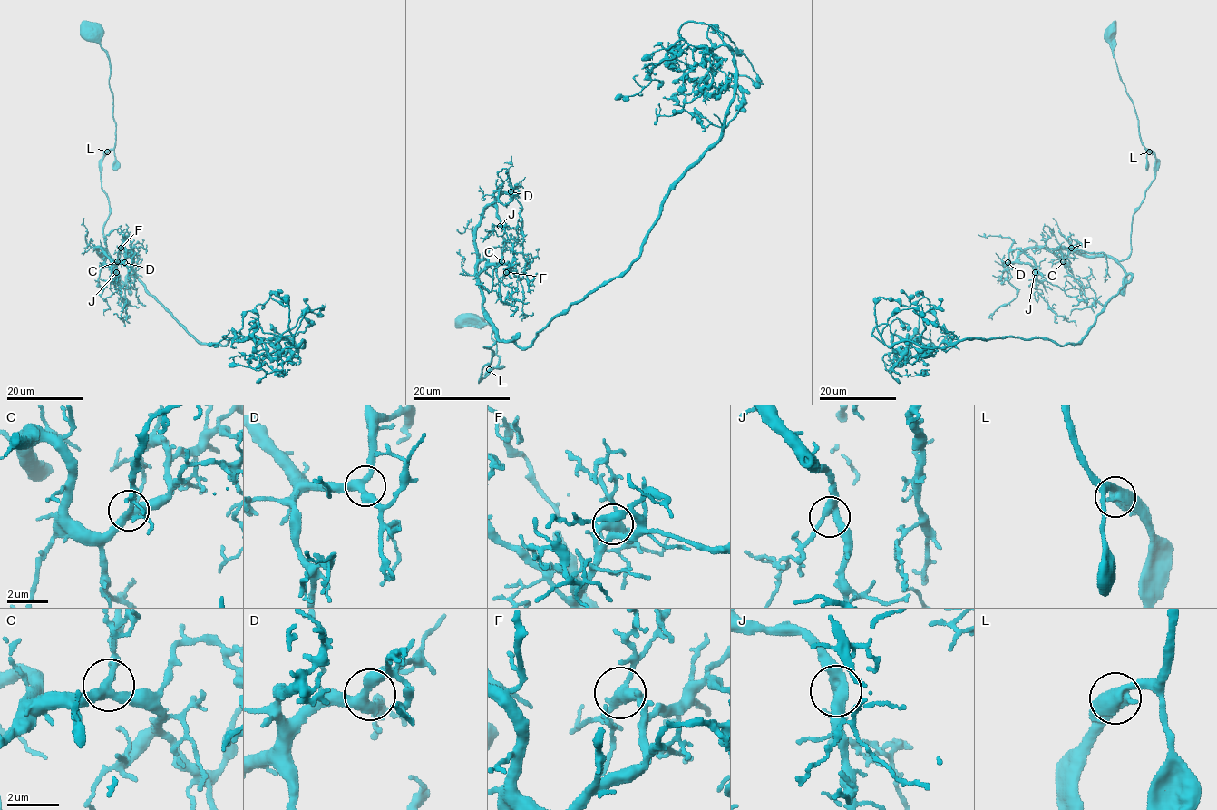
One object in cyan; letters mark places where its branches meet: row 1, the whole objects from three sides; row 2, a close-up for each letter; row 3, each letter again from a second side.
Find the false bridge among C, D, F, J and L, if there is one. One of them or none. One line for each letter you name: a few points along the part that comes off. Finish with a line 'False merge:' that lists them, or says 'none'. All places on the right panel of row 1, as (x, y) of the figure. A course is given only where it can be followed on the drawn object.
False merge: none

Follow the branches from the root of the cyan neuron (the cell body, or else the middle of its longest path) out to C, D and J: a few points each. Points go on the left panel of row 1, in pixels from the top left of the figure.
C: (93, 32), (110, 65), (116, 127), (101, 172), (113, 259), (98, 250), (109, 266), (117, 261)
D: (93, 32), (110, 65), (116, 127), (101, 172), (113, 259), (95, 248), (124, 262)
J: (93, 32), (110, 65), (116, 127), (101, 172), (113, 259), (95, 248), (116, 272)

